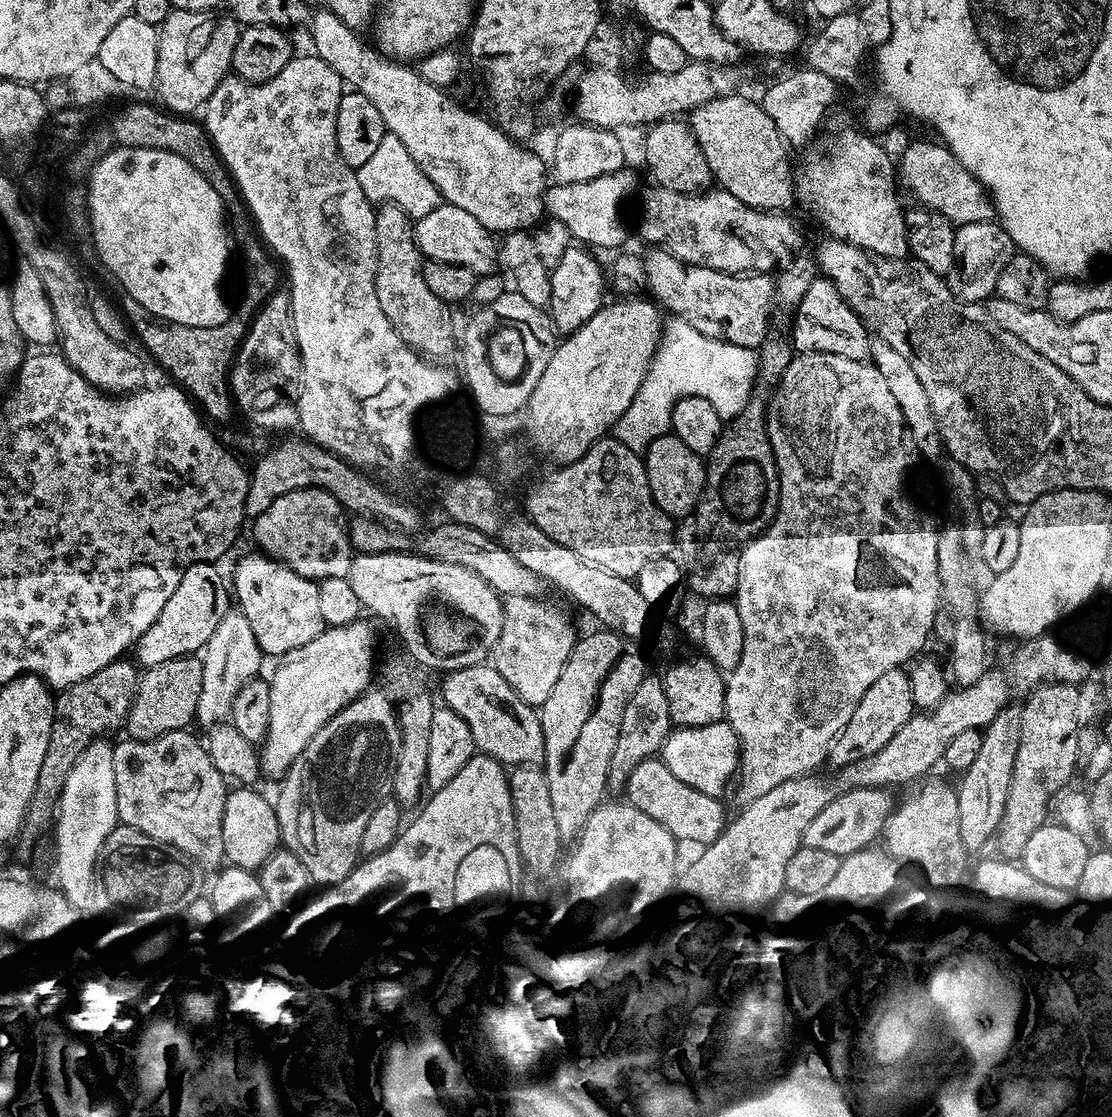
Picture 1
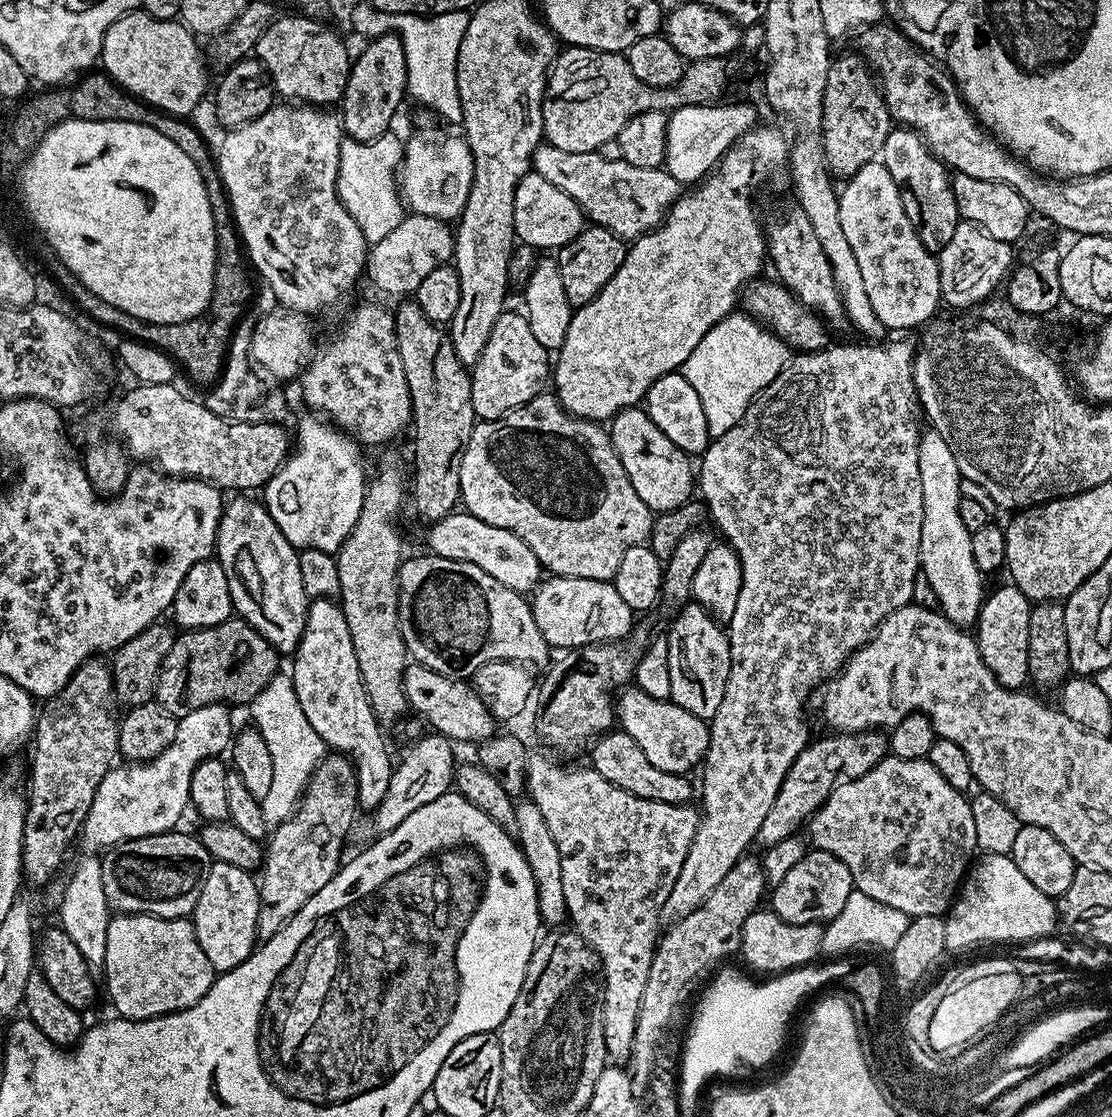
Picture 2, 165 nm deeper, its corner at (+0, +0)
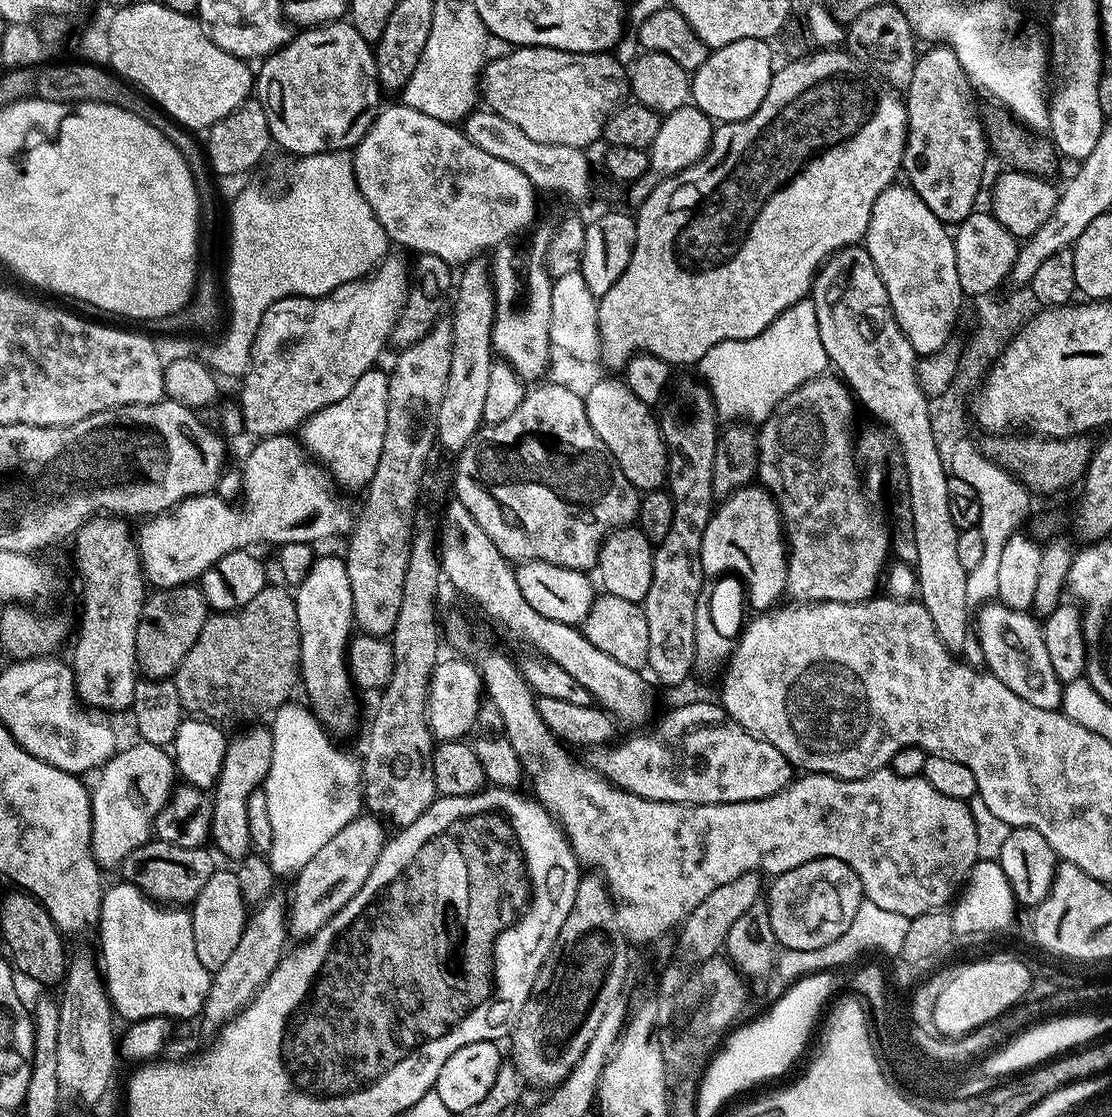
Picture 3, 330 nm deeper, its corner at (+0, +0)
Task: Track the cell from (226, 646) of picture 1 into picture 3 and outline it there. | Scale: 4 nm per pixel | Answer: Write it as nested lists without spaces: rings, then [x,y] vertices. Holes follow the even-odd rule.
[[[135,742],[129,748],[121,747],[116,755],[99,769],[96,785],[91,785],[92,798],[92,857],[101,869],[119,869],[120,863],[138,846],[148,843],[154,821],[160,811],[168,803],[173,791],[172,779],[177,779],[178,773],[173,757],[163,747],[143,742]]]

